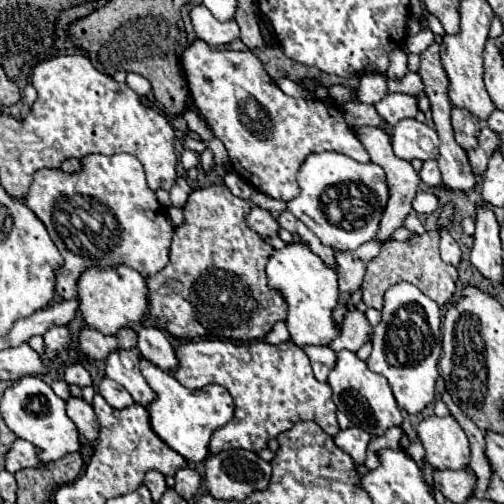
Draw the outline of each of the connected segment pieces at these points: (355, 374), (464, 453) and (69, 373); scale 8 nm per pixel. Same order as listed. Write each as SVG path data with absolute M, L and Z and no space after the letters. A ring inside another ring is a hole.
M351 351L337 353L337 363L331 369L327 383L333 389L333 403L337 405L337 409L341 413L345 413L353 425L365 429L373 437L383 435L393 425L401 425L401 421L403 421L401 409L391 393L389 383L379 373L373 373L367 367L367 363L361 361L355 353L351 353Z
M453 415L423 419L417 427L425 447L425 459L435 469L465 469L469 465L469 441Z
M73 363L73 365L69 365L65 369L65 381L67 383L75 383L79 387L87 387L87 385L91 385L91 375L83 365Z

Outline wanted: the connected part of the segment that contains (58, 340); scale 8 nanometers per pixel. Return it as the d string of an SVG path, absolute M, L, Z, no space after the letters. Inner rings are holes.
M53 327L43 335L43 341L45 341L45 349L41 353L41 359L43 361L53 361L53 357L57 357L57 353L61 349L69 347L71 337L69 337L67 327Z

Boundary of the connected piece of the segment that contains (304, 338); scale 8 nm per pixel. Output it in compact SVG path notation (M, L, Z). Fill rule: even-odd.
M291 241L281 249L275 249L267 263L267 281L271 289L277 289L287 301L287 327L291 341L303 345L329 345L341 331L333 321L333 309L337 305L337 275L325 261L309 247L307 241Z

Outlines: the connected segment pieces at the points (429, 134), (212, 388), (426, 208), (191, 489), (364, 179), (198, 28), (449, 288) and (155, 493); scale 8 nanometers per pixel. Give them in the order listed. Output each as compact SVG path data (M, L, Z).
M401 119L393 125L393 153L403 161L435 159L437 145L437 133L417 119Z
M141 359L141 373L149 387L155 391L155 401L147 405L149 423L155 435L187 461L203 461L209 453L209 437L215 429L225 425L233 417L233 399L221 385L205 385L201 389L183 387L169 371L159 369L147 359Z
M419 191L413 199L413 209L417 213L433 213L437 207L439 207L439 199L427 191Z
M181 467L175 473L175 489L177 493L181 493L185 499L189 499L201 485L201 475L191 469L191 467Z
M325 151L309 155L297 175L301 193L287 203L287 209L335 251L353 251L375 239L381 213L387 201L385 173L379 165L357 163L347 155Z
M205 5L191 9L191 23L197 37L209 45L225 45L239 37L239 25L235 21L217 21Z
M437 231L413 235L407 241L389 241L381 247L379 253L381 255L377 255L367 265L367 273L365 273L365 279L361 285L363 301L367 307L381 311L385 289L397 281L409 281L409 283L417 285L425 295L429 295L433 301L437 301L439 307L447 305L453 299L453 293L457 289L457 269L441 259L441 255L439 255L439 233Z
M147 471L147 473L145 473L145 481L143 481L143 483L149 487L151 497L153 497L153 501L155 501L155 503L159 501L161 493L165 493L165 489L167 489L167 485L165 485L165 475L163 475L163 473L159 473L159 471Z

